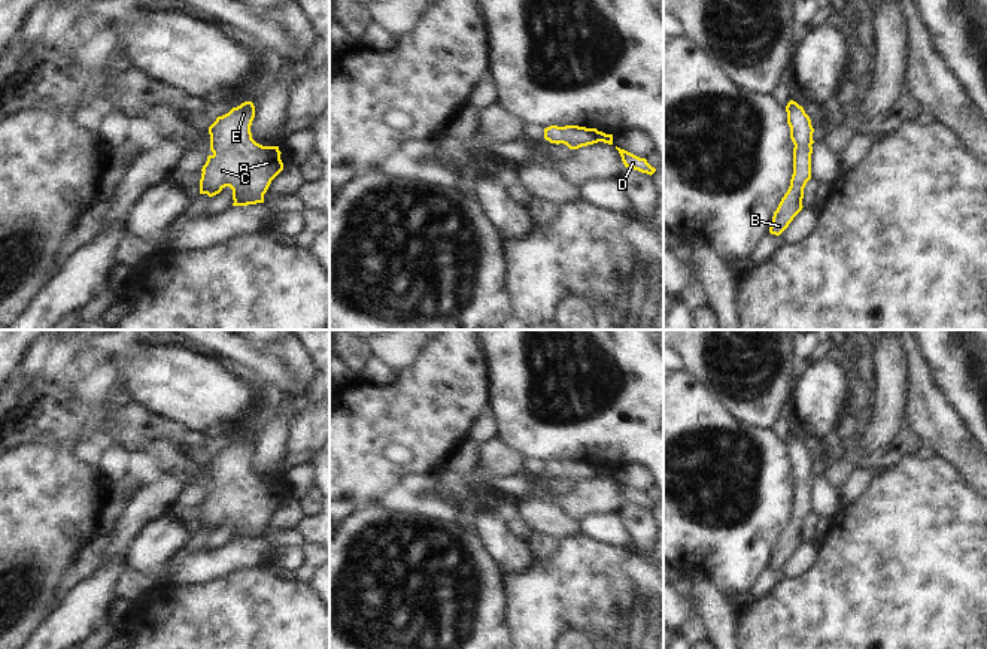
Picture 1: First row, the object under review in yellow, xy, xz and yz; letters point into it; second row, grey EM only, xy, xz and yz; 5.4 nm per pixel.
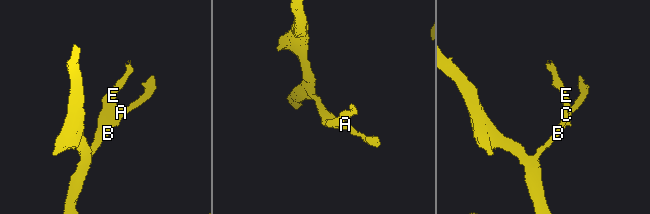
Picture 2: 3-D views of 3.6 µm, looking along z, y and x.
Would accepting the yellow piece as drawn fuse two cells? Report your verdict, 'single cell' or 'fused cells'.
single cell

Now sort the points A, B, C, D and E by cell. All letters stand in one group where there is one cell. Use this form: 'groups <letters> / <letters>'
groups A B C D E

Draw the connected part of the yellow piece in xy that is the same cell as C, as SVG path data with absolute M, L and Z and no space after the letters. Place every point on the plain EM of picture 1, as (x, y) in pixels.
M245 436L209 461L213 488L201 503L200 528L213 531L230 521L233 540L264 537L264 528L283 504L283 497L279 480L262 480L252 473L253 452L253 437Z

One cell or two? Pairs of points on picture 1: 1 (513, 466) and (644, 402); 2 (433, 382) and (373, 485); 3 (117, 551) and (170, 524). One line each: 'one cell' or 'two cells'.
1: two cells
2: one cell
3: two cells

